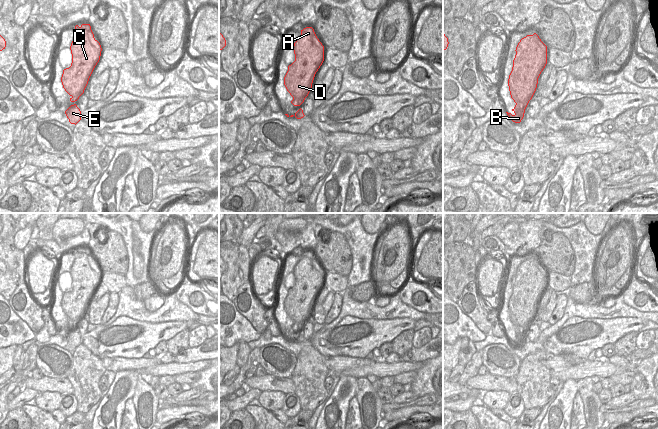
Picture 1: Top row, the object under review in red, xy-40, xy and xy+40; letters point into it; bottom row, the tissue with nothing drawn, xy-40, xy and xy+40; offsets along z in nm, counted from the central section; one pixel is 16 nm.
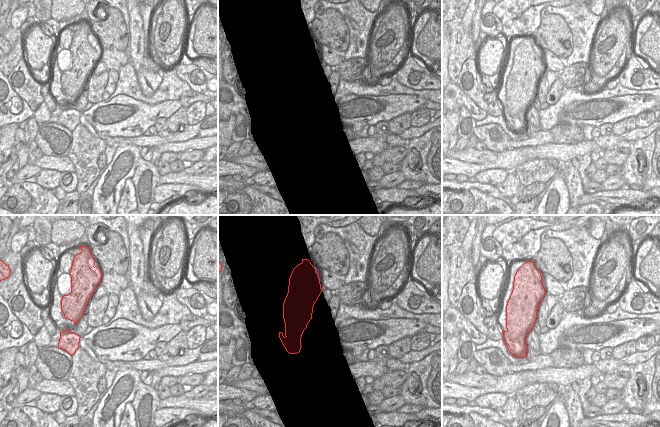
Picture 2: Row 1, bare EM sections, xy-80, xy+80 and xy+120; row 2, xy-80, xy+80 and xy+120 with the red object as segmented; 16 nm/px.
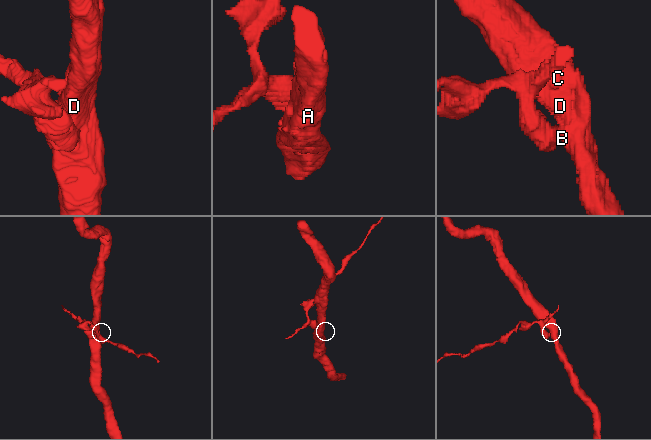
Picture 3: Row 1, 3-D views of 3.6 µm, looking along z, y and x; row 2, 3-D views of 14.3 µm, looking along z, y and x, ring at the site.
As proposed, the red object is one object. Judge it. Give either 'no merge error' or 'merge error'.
merge error

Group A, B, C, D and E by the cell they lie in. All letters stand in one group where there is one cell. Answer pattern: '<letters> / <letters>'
A B C D / E

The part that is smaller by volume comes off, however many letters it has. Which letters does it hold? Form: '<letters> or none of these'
E

